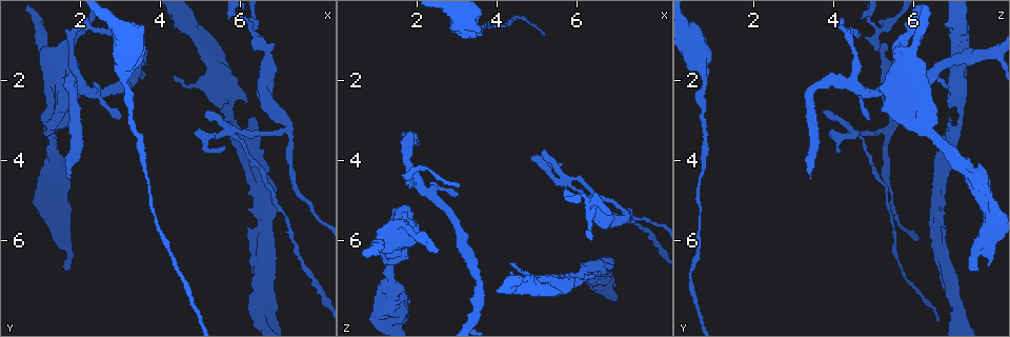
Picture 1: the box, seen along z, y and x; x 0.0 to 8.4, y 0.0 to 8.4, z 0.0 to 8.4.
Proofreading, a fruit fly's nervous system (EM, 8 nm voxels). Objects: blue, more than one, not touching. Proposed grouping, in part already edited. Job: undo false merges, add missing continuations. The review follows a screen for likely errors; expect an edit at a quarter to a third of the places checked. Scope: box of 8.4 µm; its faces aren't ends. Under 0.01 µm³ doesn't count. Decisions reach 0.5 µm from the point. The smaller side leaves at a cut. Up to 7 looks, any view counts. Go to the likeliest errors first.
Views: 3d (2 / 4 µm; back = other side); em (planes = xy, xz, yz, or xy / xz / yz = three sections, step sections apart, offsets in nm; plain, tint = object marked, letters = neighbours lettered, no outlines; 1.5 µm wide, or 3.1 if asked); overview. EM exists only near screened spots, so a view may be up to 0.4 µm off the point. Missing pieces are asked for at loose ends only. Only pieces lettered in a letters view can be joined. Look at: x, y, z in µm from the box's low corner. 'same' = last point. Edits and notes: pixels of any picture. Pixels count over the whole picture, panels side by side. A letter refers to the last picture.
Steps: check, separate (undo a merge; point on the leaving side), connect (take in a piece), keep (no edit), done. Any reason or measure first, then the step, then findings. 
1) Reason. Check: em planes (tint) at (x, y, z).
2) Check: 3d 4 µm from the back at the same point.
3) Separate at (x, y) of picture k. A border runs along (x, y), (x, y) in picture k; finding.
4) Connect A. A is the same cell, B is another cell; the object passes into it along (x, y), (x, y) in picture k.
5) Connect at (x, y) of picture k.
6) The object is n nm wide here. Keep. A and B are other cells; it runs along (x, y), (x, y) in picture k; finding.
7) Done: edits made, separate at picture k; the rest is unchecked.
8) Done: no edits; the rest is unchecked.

Abrupt turn. Check: 3d 2 µm at (6.30, 0.80, 5.10).

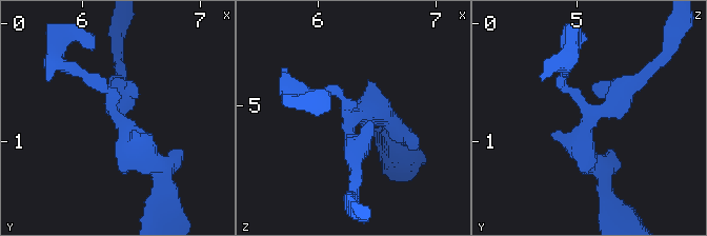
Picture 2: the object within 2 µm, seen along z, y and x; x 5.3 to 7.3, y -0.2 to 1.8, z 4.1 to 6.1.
3 arms meet here; shape alone is not enough. Check: em planes (tint) at (6.30, 0.80, 5.12).

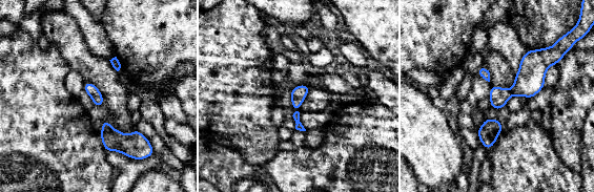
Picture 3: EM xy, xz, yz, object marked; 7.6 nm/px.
Check: em planes (letters) at the same point.

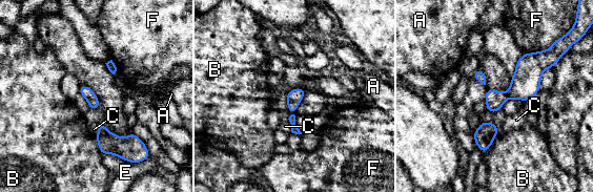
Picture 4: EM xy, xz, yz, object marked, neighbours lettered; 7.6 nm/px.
The object is 90 nm wide here. Keep. A, B, C, E and F are other cells; a border runs along (287, 119), (292, 132) in picture 4; all the same neuron.

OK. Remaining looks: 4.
Arms run side by side. Check: 3d 2 µm at (5.95, 3.30, 4.50).

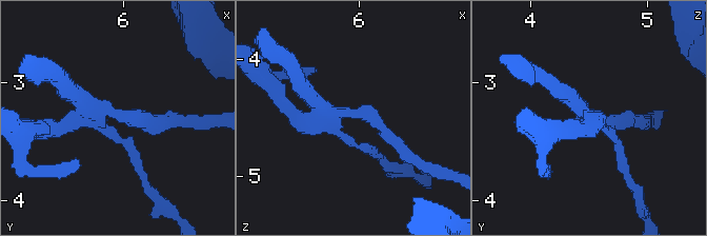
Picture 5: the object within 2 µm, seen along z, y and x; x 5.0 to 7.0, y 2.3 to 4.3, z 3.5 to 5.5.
4 arms meet here. Check: em yz step 4 (letters) at (5.94, 3.28, 4.50).

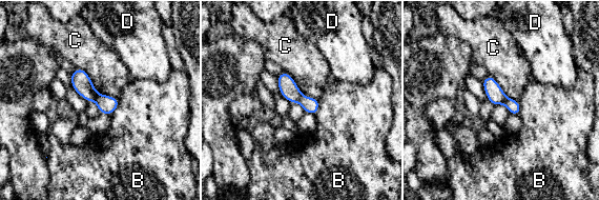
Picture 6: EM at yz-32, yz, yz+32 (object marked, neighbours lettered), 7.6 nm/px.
Separate at (310, 105) of picture 6. B, C and D are other cells; a border runs along (303, 95), (297, 101) in picture 6; a second neuron is stuck on.

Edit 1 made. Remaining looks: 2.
Done: edits made, separate at picture 6; the rest is unchecked.

